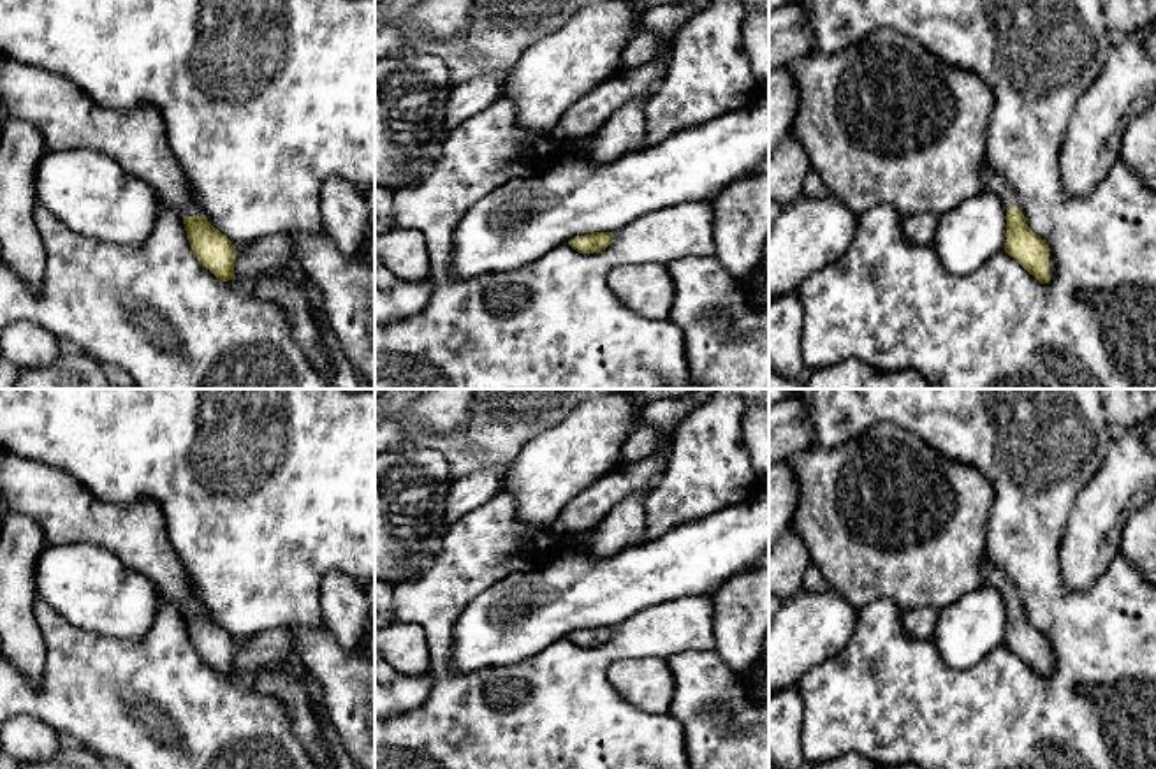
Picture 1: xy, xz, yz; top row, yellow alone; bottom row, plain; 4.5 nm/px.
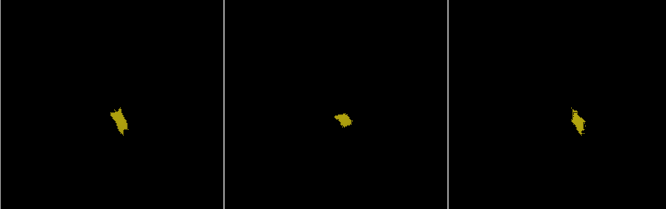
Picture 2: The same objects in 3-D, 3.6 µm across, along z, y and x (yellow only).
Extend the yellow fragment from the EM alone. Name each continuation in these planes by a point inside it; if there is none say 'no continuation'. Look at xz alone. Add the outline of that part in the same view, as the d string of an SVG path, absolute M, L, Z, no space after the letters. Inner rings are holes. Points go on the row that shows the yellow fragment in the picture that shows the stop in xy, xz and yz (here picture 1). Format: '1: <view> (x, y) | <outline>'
no continuation

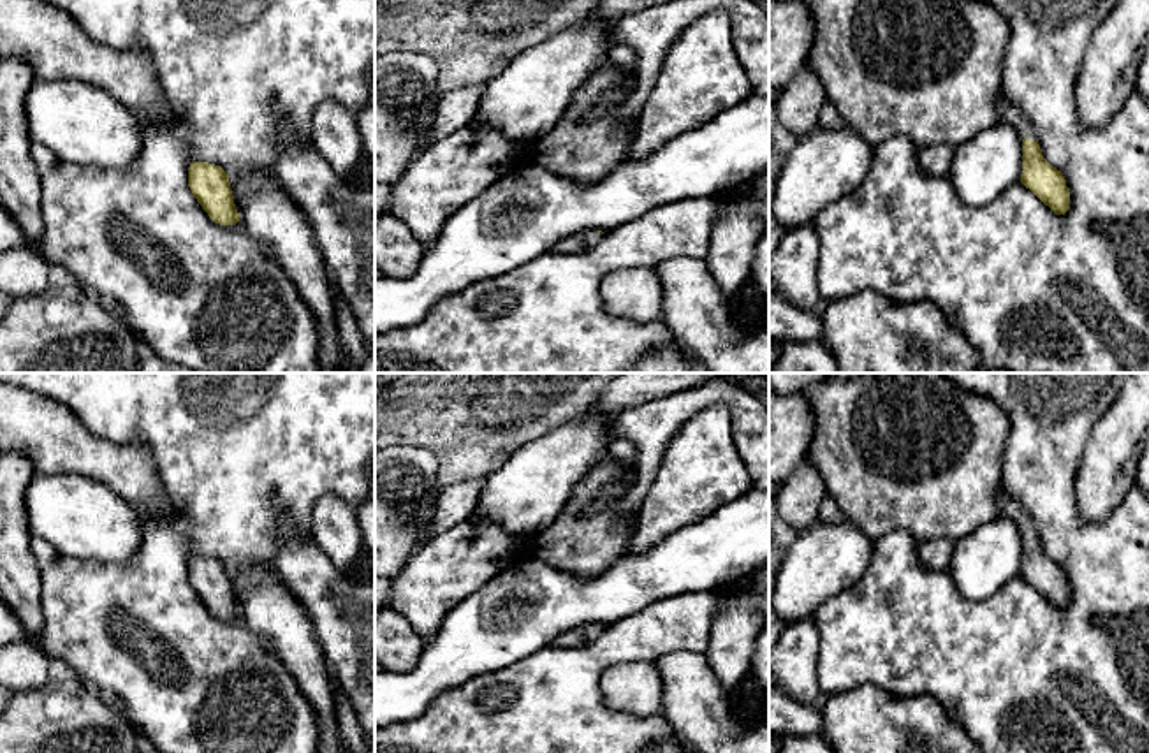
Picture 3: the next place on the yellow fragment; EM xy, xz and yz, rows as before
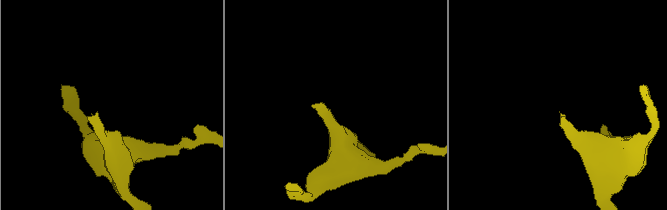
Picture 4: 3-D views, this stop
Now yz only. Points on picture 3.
1: yz (926, 69) | M804 0L815 16L815 37L806 63L818 76L827 100L845 125L864 141L904 135L917 148L950 146L982 128L1008 123L1021 139L1036 141L1029 120L1001 99L1001 63L1010 37L1005 16L980 0Z

